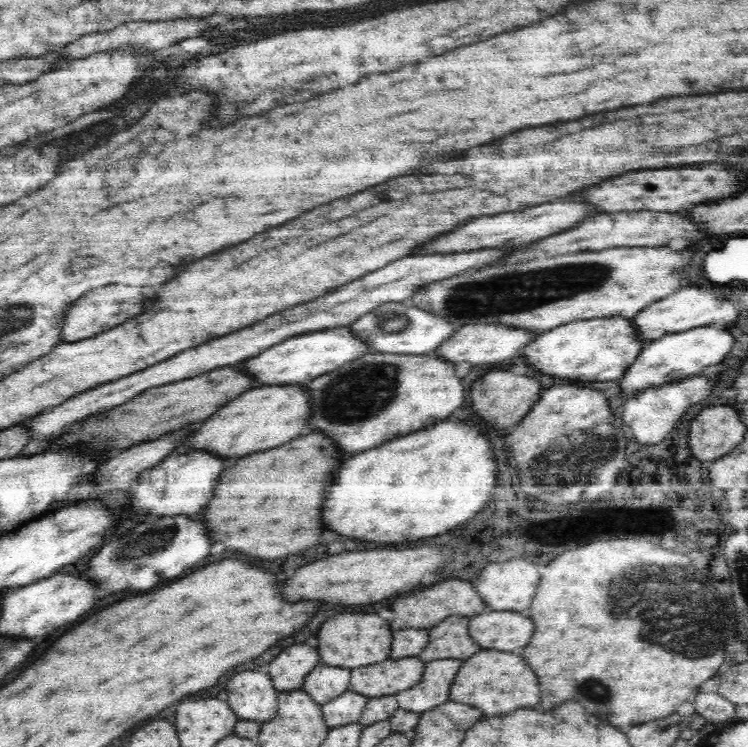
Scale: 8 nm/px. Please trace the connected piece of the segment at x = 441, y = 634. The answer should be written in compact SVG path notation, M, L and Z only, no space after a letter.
M450 616L438 626L430 630L430 644L426 652L422 652L422 660L438 660L438 658L470 658L480 652L478 644L468 636L468 622L466 616Z

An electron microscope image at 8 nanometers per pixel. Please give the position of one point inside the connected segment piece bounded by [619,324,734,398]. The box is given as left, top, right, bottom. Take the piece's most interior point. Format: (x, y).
(679, 355)

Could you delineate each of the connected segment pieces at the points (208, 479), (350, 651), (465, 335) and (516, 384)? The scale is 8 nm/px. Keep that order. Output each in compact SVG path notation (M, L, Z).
M193 451L175 452L168 456L156 467L143 471L138 480L131 485L131 511L136 512L136 516L148 512L156 516L198 516L202 508L210 502L214 496L214 488L218 486L220 474L229 464L226 459L212 456L208 452Z
M346 612L346 614L338 614L332 620L324 622L324 626L318 632L318 640L320 640L318 652L324 664L353 669L388 660L390 646L392 646L392 630L388 622L382 620L378 614Z
M468 324L468 326L462 326L462 328L458 327L454 334L442 343L440 348L433 351L433 354L454 364L459 362L470 362L470 364L502 362L502 360L508 360L508 358L516 356L516 353L522 352L523 348L528 346L536 335L536 332L511 327L510 325Z
M496 370L488 372L480 380L474 382L470 390L470 404L476 408L478 418L490 422L496 429L508 430L524 418L530 408L538 402L546 384L540 384L536 378L540 376L516 375L510 370Z

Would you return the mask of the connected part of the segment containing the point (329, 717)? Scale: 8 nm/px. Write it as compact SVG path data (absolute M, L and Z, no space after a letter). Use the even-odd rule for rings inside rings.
M343 692L334 697L330 702L322 704L325 723L331 727L358 723L368 704L368 697L357 692Z

